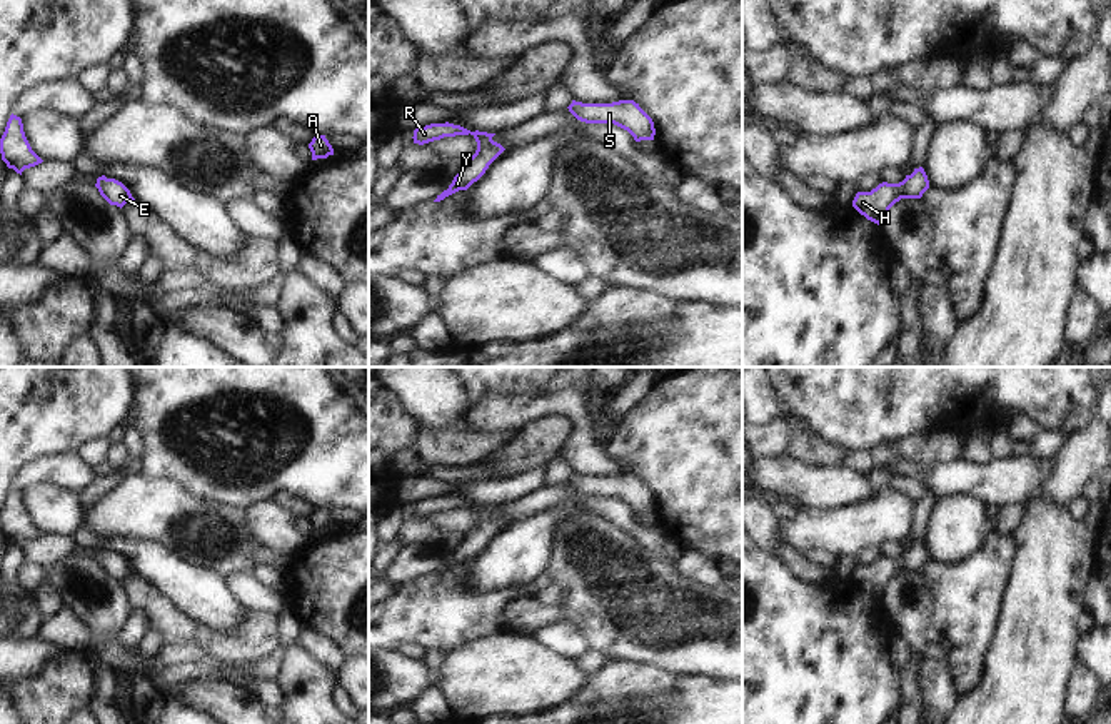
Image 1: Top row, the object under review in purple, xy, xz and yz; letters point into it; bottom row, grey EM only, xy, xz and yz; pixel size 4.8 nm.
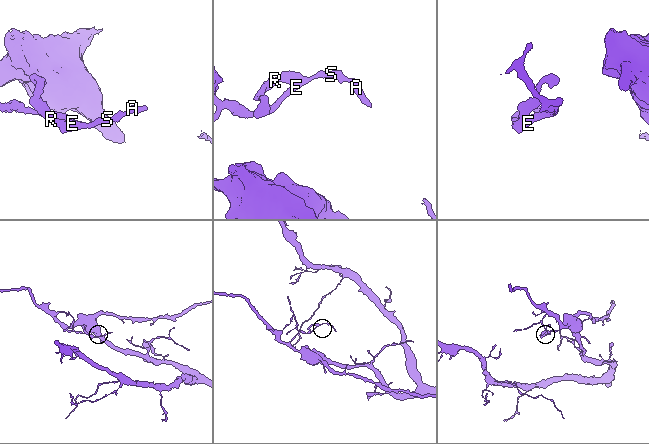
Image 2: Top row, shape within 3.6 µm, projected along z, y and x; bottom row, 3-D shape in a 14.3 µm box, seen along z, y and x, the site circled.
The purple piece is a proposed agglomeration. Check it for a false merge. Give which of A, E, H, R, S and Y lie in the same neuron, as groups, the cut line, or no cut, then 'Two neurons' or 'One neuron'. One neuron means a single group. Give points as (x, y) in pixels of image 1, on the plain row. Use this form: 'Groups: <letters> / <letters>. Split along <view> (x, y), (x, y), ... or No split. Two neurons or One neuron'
Groups: A E H R S Y. No split. One neuron

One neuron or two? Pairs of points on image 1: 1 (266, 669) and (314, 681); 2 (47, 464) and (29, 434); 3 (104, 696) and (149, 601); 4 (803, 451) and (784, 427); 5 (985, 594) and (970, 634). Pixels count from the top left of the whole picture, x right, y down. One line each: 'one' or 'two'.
1: two
2: two
3: two
4: two
5: one

